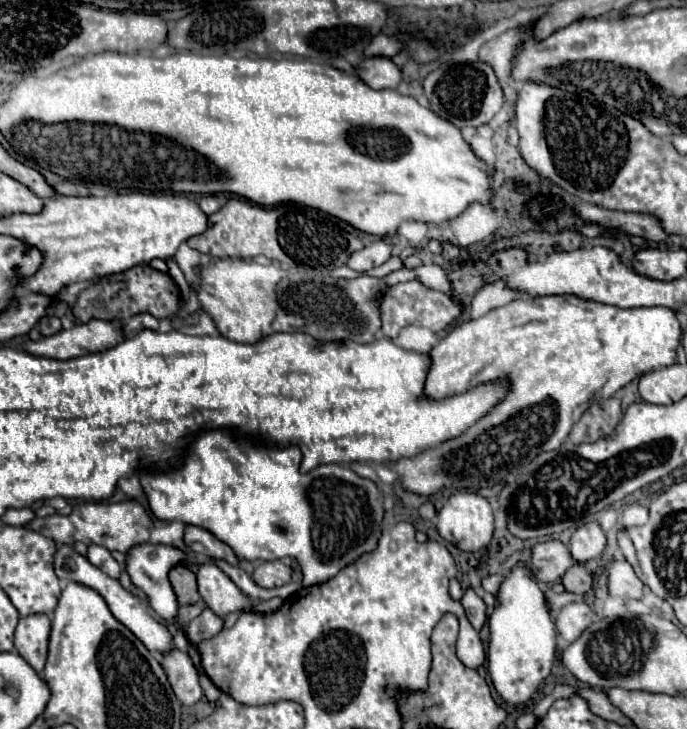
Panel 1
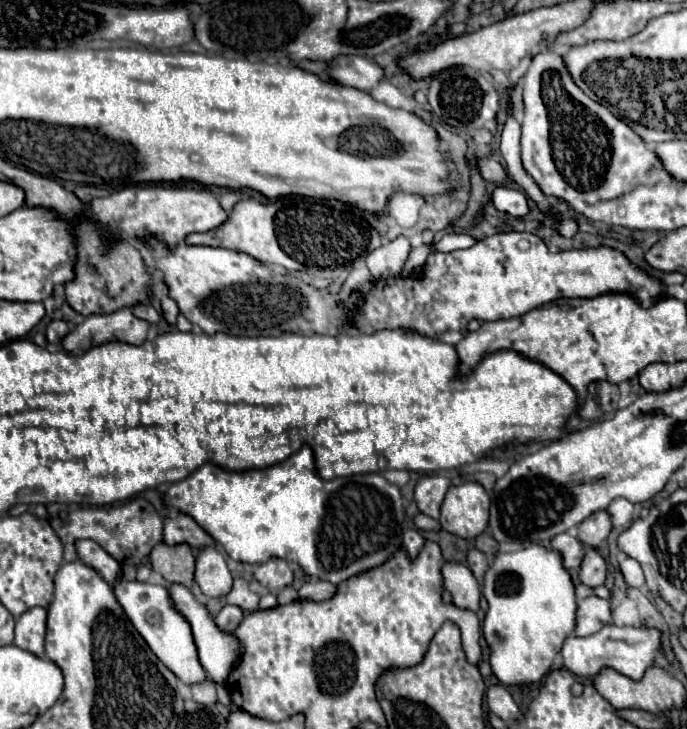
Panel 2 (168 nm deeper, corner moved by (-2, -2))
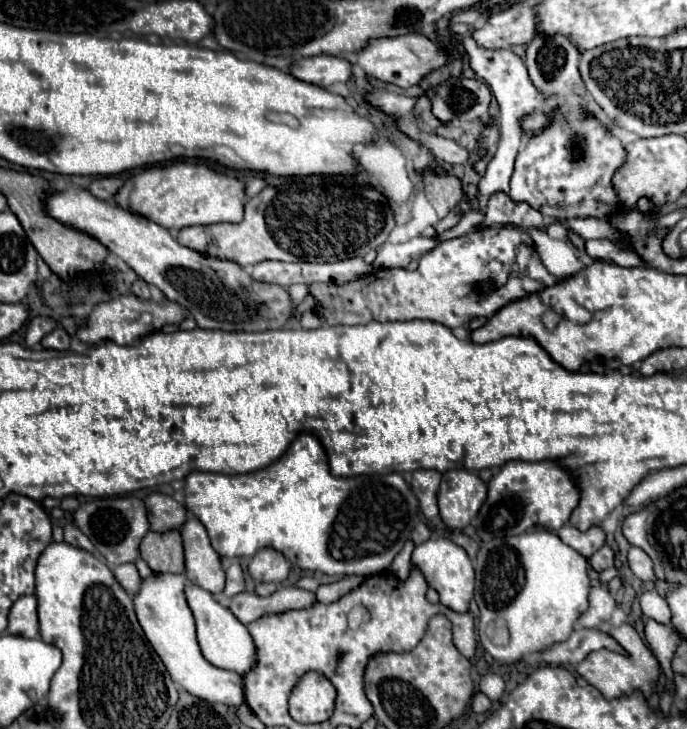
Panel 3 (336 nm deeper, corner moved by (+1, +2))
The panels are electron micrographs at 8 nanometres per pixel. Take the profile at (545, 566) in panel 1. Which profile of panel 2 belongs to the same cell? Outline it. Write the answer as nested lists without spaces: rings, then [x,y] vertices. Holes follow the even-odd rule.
[[[560,533],[552,539],[552,549],[560,551],[564,557],[564,567],[566,569],[578,569],[584,557],[584,545],[570,533]]]

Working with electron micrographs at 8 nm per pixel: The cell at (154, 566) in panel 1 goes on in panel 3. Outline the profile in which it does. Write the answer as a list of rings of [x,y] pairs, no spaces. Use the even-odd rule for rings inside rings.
[[[191,583],[185,585],[185,597],[193,611],[195,623],[197,623],[197,641],[199,641],[203,657],[219,669],[235,671],[239,675],[247,673],[255,661],[255,645],[253,645],[253,639],[249,637],[247,627],[243,623],[239,623],[229,609],[219,605],[209,591],[205,591],[197,585],[191,585]]]

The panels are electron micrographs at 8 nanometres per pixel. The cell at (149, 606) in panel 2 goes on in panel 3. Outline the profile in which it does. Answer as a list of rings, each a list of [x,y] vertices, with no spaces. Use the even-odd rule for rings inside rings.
[[[153,573],[147,579],[143,579],[139,591],[133,595],[133,607],[139,625],[143,627],[147,641],[151,643],[151,647],[167,667],[171,679],[179,687],[187,689],[189,693],[205,701],[237,707],[245,703],[241,675],[233,671],[217,669],[209,665],[209,661],[205,661],[205,657],[201,655],[195,637],[193,613],[183,595],[183,583],[185,583],[185,575],[173,575],[173,573]]]

